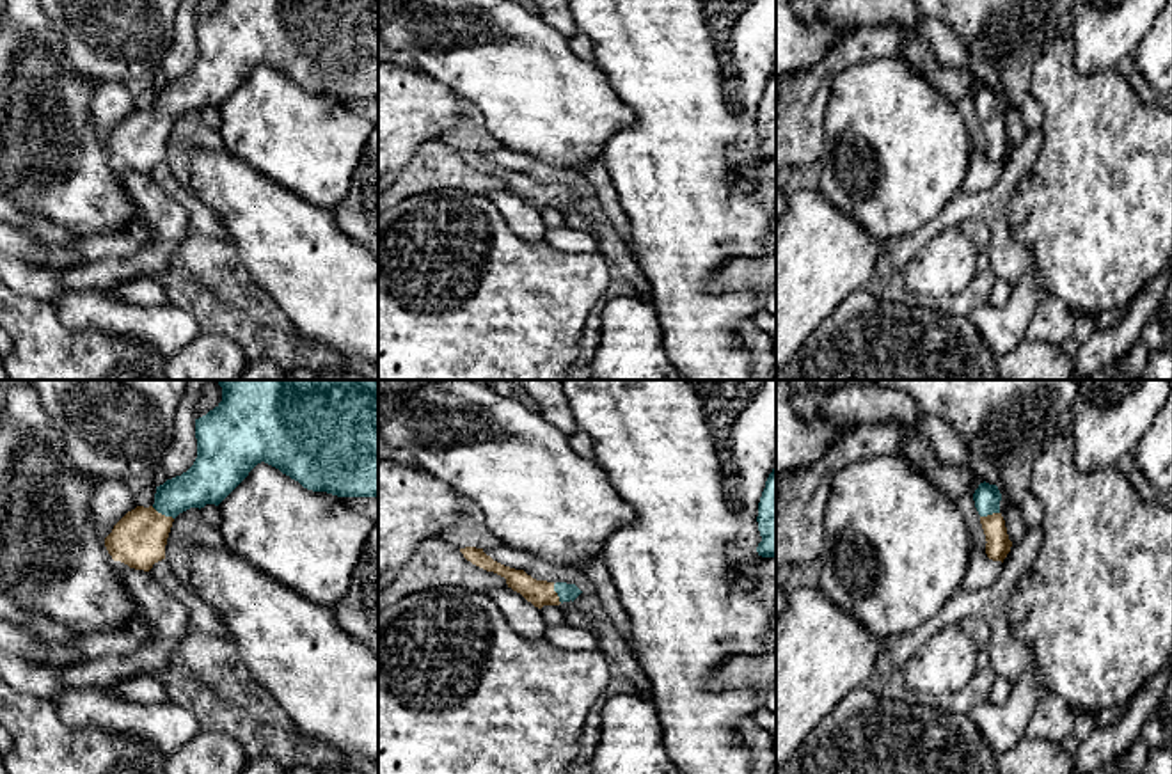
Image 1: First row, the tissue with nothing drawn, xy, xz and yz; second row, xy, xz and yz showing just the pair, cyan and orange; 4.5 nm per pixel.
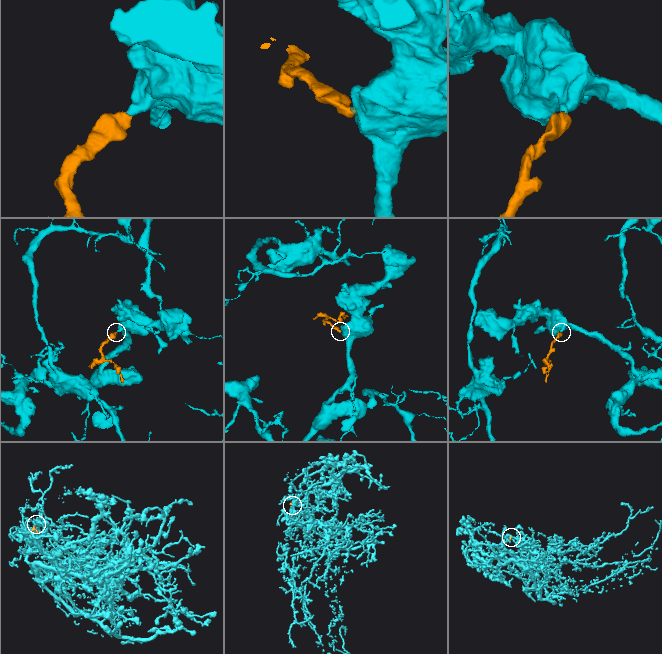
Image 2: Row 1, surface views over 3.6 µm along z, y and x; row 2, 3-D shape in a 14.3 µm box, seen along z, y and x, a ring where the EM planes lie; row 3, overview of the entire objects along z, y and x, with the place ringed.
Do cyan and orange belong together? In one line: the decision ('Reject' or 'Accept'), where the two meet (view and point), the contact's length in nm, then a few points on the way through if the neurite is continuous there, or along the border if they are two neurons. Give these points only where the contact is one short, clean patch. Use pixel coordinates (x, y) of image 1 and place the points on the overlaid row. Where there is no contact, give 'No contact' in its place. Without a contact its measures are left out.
Accept. Touches cyan at xy (162, 513). Shared border 120 nm. Path across: xy (206, 481), (185, 490), (162, 513), (139, 538)

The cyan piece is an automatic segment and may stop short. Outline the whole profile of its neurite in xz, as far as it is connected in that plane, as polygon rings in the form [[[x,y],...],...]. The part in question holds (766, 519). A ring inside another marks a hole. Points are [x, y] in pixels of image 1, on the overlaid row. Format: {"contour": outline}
{"contour": [[[776,465],[765,481],[765,488],[758,502],[756,522],[762,536],[756,552],[762,557],[774,557],[776,556]]]}

